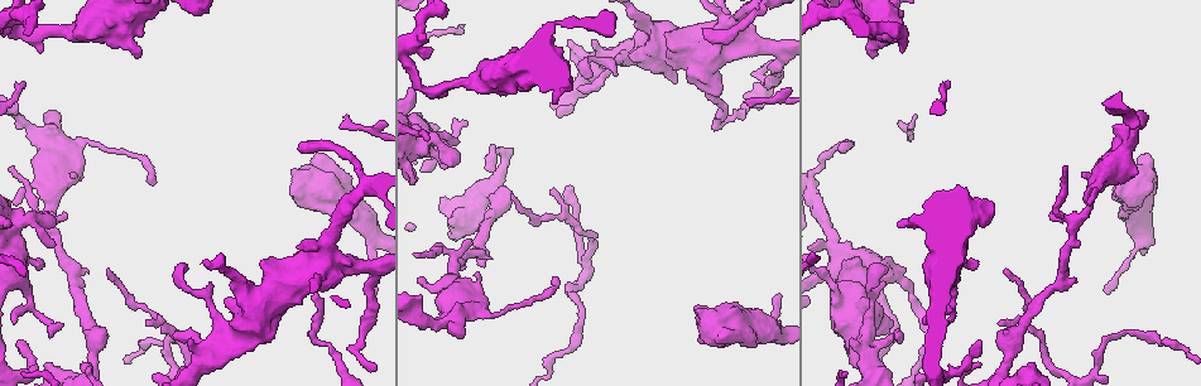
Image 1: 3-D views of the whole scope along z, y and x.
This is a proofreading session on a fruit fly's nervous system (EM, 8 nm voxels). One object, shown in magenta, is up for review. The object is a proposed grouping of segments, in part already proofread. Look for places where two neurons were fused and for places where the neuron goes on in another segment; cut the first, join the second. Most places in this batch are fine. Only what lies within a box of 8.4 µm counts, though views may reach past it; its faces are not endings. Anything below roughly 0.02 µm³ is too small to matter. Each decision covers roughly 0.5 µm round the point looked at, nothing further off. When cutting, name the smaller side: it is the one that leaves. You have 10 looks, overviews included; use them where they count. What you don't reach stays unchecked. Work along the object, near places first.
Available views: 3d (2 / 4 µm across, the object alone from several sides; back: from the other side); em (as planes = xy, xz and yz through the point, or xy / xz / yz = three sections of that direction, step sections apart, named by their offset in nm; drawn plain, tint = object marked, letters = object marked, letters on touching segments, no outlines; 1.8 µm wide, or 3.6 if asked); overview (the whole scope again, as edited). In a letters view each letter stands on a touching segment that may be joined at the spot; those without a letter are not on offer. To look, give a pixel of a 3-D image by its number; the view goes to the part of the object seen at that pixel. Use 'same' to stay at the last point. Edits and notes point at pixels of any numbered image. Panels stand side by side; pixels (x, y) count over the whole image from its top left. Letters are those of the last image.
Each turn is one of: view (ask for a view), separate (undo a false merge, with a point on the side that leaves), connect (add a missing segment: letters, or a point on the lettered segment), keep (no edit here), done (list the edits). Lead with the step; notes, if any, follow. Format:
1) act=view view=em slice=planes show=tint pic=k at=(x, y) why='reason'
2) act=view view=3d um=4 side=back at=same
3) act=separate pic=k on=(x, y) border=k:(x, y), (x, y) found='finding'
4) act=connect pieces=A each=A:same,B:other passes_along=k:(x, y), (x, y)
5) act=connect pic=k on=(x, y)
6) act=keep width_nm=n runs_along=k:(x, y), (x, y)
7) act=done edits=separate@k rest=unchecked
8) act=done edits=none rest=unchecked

act=view view=em slice=xz step=4 show=letters pic=1 at=(1005, 269) why='branch stops here'

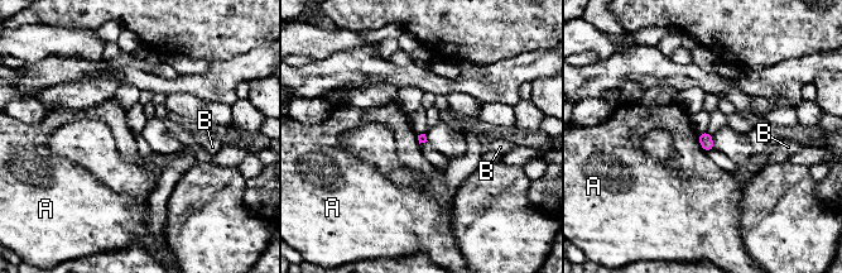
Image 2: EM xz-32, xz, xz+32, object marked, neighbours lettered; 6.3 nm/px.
act=view view=em slice=planes show=letters at=same why='cut it another way'

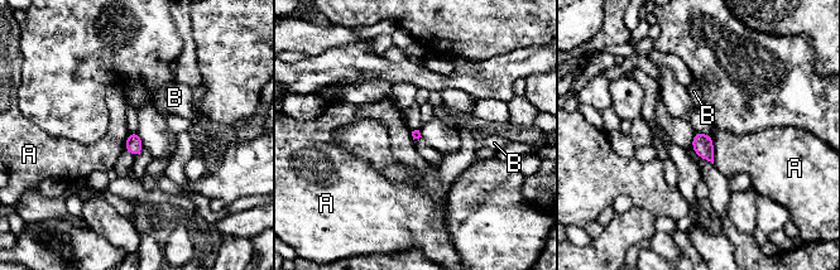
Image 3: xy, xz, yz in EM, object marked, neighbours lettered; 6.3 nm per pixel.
act=keep each=A:other,B:other found='none of them fits'

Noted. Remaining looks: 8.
act=view view=em slice=xz step=8 show=tint pic=1 at=(425, 170) why='long arm stops here'

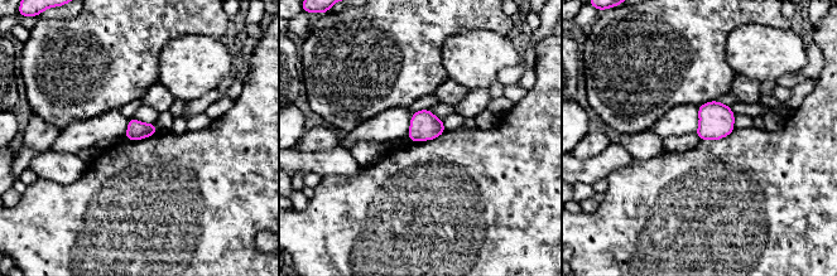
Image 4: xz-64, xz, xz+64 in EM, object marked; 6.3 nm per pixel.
act=view view=em slice=planes show=letters at=same

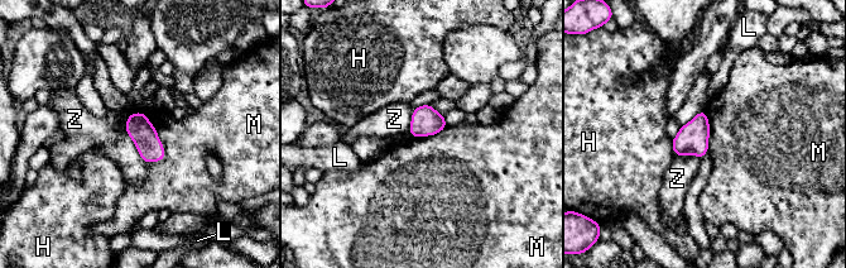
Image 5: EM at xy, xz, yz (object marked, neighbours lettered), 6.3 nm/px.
act=keep longest_contact=M:360nm each=H:other,L:other,M:other,Z:other border=5:(128, 115), (147, 116), (162, 161) found='no lettered segment goes on from it'

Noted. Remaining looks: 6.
act=view view=em um=3.6 slice=planes show=letters pic=1 at=(23, 259) why='thin arm on a thick one'

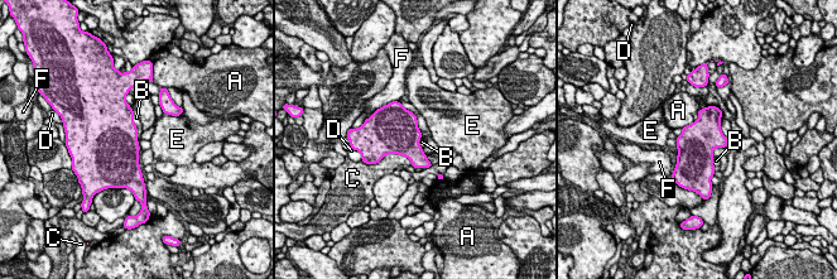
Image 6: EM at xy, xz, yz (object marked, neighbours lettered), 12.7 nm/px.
act=keep each=A:other,B:other,C:other,D:other,E:other,F:other border=6:(133, 110), (138, 142) found='one neuron here'

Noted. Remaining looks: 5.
act=view view=em slice=xz step=8 show=tint pic=1 at=(211, 355) why='arms part here'

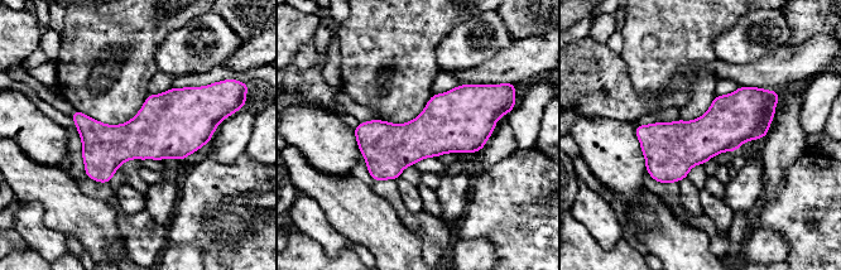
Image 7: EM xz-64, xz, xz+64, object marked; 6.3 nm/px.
act=view view=em slice=planes show=tint at=same

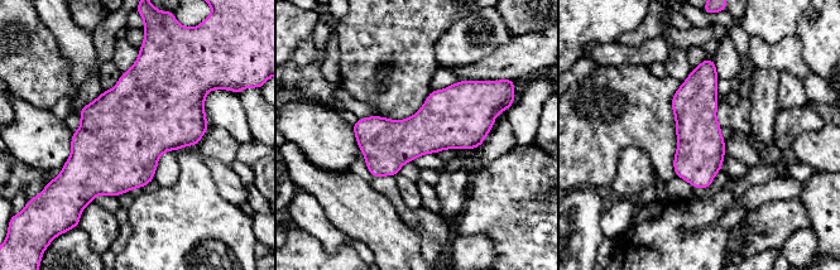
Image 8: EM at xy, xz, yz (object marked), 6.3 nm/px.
act=view view=em slice=planes show=letters at=same

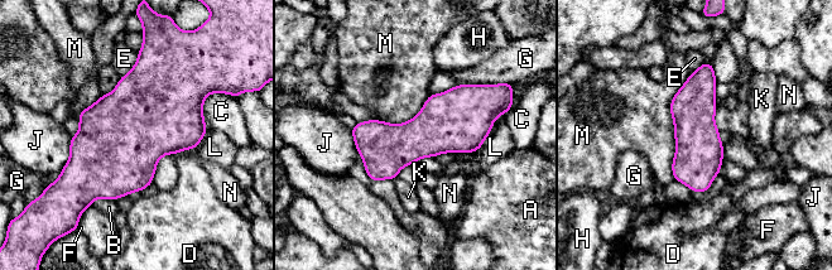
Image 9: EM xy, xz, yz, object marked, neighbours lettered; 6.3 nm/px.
act=keep each=A:other,B:other,C:other,D:other,E:other,F:other,G:other,H:other,J:other,K:other,L:other,M:other,N:other runs_along=9:(708, 66), (696, 96), (695, 188) found='continuous, no second neuron'

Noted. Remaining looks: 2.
act=done edits=none rest=unchecked

